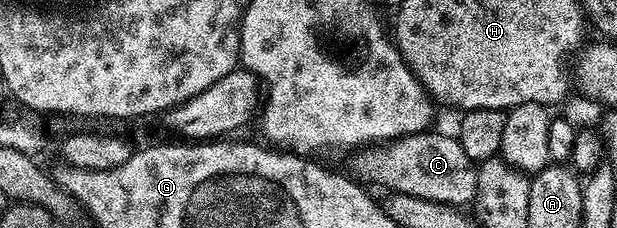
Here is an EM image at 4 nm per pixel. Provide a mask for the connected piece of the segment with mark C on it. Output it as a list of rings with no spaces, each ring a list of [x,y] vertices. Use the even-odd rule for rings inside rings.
[[[425,129],[418,134],[400,136],[372,145],[354,159],[354,172],[361,180],[376,183],[385,190],[410,194],[438,203],[462,207],[469,204],[475,193],[476,169],[466,156],[459,138]],[[370,148],[370,149],[368,149]]]

